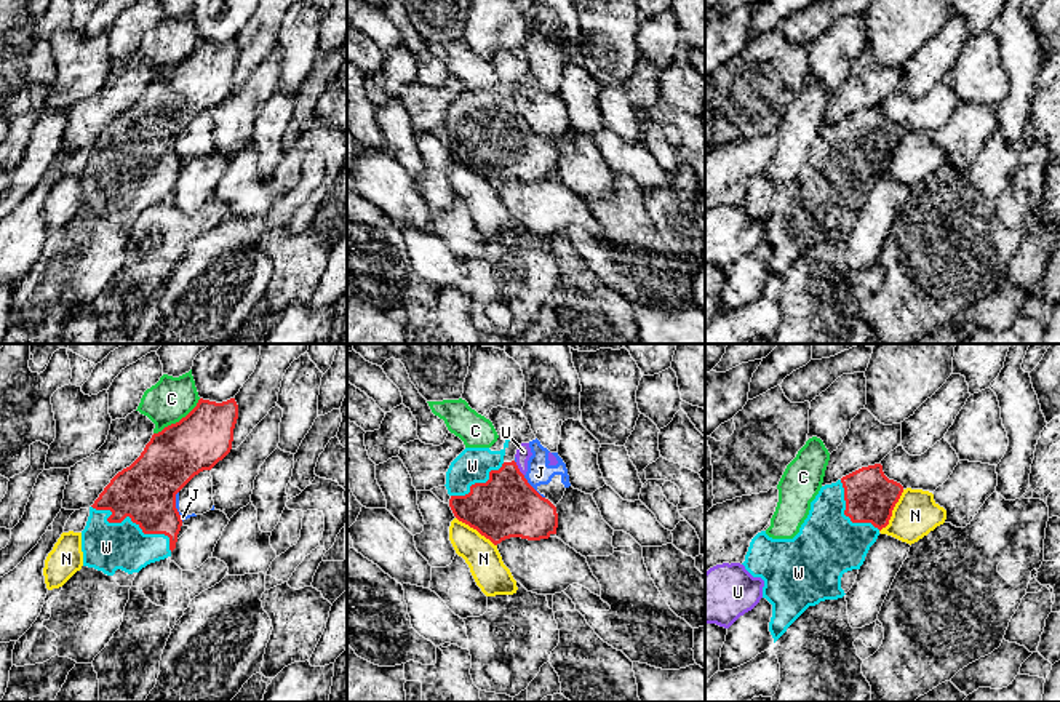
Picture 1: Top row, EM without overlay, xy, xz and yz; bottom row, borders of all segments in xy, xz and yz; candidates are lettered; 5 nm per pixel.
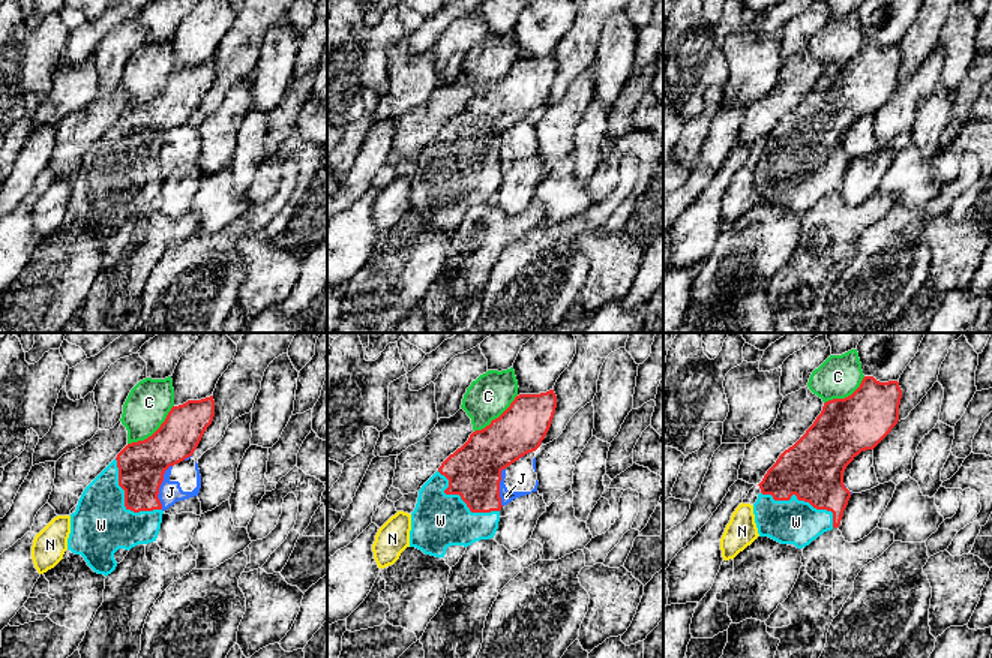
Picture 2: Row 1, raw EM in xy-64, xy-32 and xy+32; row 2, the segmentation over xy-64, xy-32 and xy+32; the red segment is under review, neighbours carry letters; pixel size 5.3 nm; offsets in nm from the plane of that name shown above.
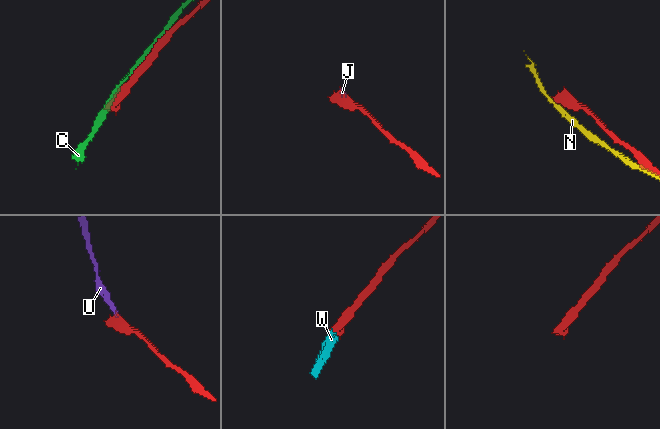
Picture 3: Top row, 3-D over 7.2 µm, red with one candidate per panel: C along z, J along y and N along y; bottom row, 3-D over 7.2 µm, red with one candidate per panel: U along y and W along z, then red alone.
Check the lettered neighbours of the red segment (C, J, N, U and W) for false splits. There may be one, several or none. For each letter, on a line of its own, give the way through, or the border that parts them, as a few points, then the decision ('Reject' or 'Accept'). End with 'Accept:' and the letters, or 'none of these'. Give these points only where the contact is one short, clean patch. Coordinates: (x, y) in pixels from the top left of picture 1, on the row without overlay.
C: Reject
J: Reject
N: Reject
U: Boundary: xz (515, 104), (523, 117). Reject
W: Accept
Accept: W

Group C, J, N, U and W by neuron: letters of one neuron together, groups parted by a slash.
C / J U / N / W

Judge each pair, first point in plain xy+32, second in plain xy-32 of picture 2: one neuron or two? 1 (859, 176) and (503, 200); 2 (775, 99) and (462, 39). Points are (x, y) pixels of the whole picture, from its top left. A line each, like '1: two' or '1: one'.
1: one
2: two

